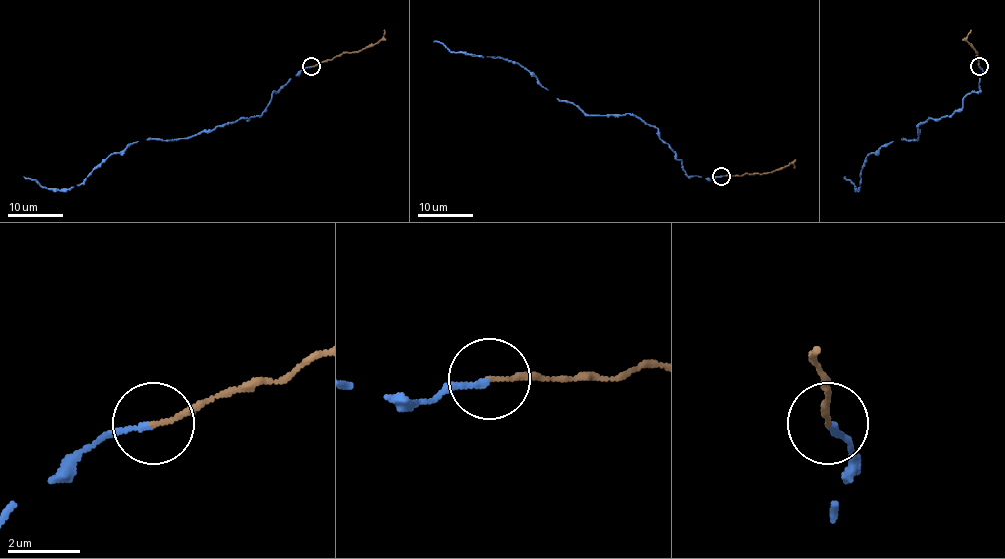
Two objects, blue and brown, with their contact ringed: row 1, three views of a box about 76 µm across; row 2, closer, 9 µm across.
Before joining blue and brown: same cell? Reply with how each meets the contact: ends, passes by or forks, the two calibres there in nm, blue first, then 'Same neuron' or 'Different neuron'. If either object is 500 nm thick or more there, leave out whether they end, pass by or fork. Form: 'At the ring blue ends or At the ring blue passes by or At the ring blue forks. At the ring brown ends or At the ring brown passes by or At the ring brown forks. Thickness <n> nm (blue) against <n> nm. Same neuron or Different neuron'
At the ring blue ends. At the ring brown ends. Thickness 170 nm (blue) against 120 nm. Different neuron

